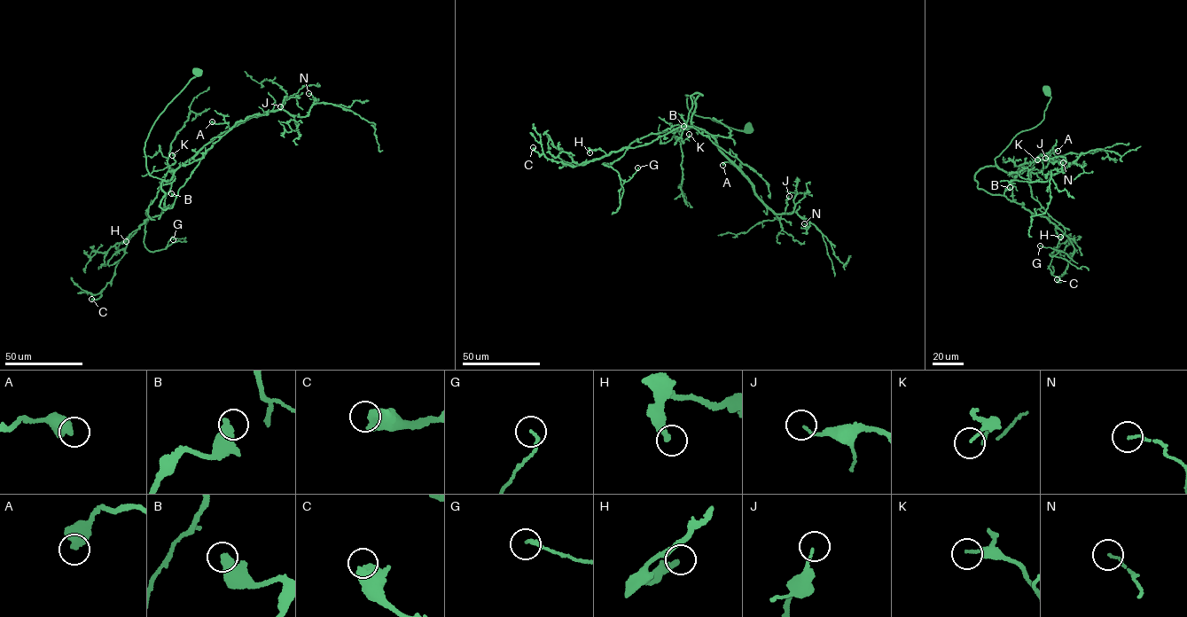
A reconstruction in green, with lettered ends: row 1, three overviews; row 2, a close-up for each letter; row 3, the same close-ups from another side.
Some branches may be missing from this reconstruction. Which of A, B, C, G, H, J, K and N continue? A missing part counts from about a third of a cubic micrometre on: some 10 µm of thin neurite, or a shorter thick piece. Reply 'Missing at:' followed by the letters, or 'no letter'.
Missing at: no letter

